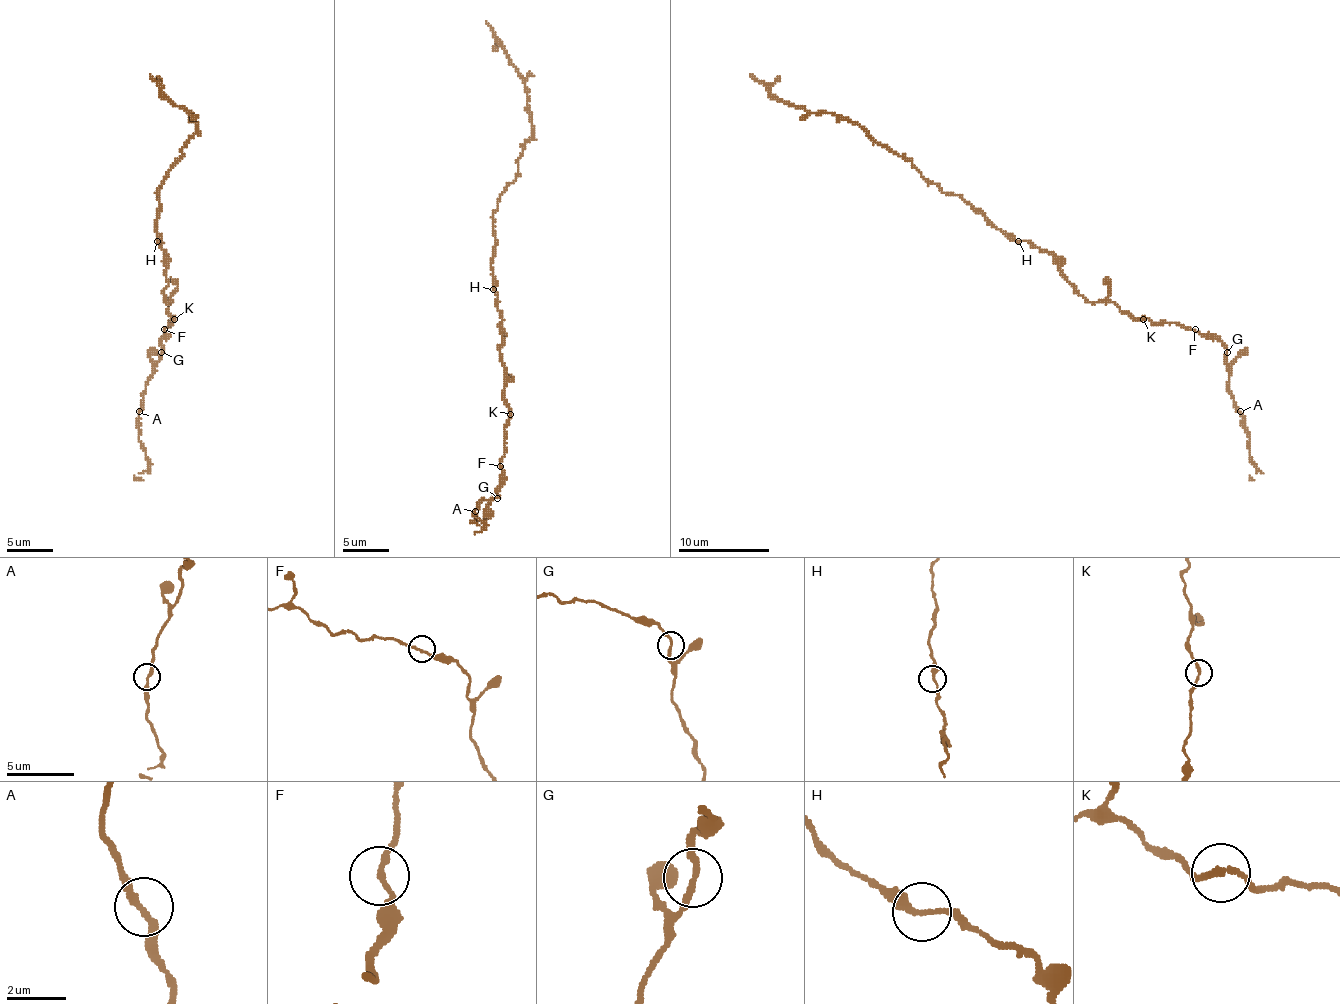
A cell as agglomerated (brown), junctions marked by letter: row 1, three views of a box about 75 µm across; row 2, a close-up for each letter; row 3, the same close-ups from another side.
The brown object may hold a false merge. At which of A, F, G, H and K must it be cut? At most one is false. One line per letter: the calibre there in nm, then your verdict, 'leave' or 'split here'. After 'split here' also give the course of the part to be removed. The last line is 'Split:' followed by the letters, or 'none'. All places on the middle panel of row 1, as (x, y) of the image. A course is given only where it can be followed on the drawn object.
A: 240 nm | leave
F: 180 nm | leave
G: 220 nm | leave
H: 240 nm | leave
K: 200 nm | leave
Split: none

